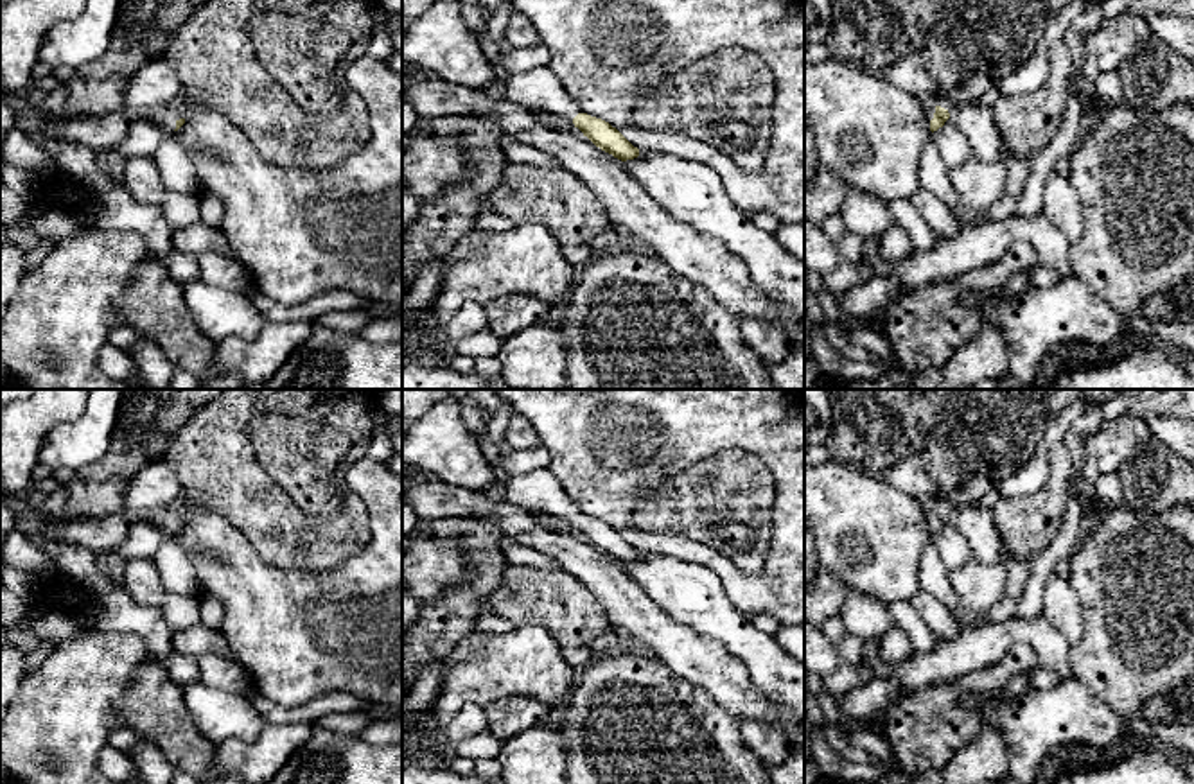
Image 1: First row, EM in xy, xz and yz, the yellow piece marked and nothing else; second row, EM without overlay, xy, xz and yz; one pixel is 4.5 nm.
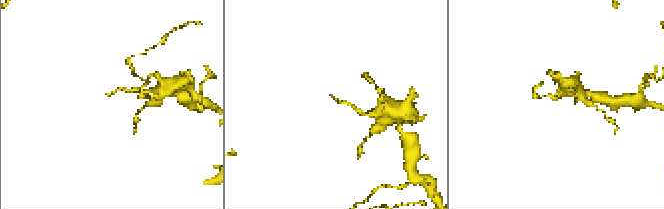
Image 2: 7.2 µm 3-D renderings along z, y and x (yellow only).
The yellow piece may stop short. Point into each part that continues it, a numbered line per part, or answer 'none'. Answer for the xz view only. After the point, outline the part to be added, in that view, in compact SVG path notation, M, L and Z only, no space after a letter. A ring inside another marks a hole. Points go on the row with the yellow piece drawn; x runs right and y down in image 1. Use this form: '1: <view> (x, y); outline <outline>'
1: xz (535, 88); outline M539 66L524 74L506 74L503 77L503 99L530 111L540 108L569 120L582 113L549 66Z

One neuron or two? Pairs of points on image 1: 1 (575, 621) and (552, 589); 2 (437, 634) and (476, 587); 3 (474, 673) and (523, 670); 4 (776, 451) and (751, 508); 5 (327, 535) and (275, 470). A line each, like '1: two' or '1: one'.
1: one
2: one
3: one
4: two
5: two

